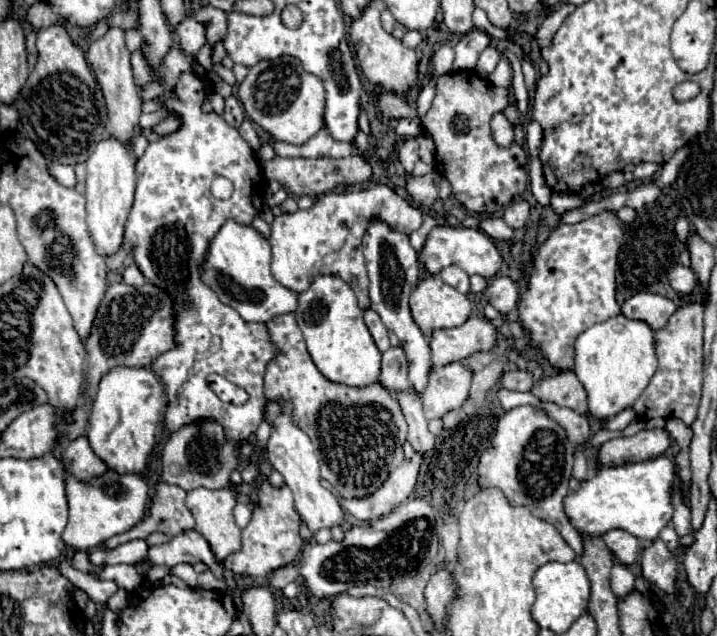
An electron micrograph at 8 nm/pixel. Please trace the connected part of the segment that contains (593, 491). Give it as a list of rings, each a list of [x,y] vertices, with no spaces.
[[[659,456],[645,462],[599,468],[591,478],[583,480],[575,492],[569,492],[565,496],[563,510],[571,526],[581,536],[597,538],[613,528],[619,528],[639,540],[655,540],[659,530],[671,522],[673,490],[675,464],[669,458]]]

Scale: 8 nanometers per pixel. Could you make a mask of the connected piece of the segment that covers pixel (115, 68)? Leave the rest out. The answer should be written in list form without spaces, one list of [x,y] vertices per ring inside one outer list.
[[[111,28],[103,38],[95,40],[87,52],[87,62],[91,64],[91,70],[95,72],[95,78],[105,96],[107,114],[109,114],[107,132],[111,134],[111,138],[115,138],[123,144],[129,144],[129,140],[139,130],[139,116],[141,116],[143,100],[139,96],[139,86],[133,80],[131,52],[125,46],[125,32],[119,28]]]

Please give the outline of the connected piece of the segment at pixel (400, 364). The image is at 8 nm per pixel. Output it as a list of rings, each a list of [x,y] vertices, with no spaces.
[[[401,346],[389,348],[383,354],[379,382],[385,384],[385,388],[389,388],[391,392],[401,390],[401,388],[411,388],[409,378],[407,378],[407,356]]]

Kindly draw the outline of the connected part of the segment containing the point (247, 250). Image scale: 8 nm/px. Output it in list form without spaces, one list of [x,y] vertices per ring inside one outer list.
[[[227,220],[213,236],[207,256],[201,264],[201,280],[219,296],[219,300],[235,308],[247,322],[269,322],[275,316],[295,312],[297,292],[281,286],[271,270],[271,246],[253,226]]]

